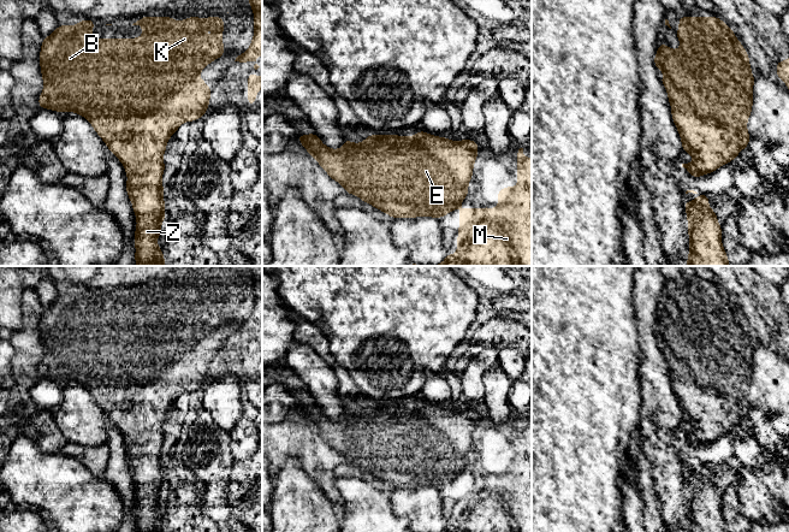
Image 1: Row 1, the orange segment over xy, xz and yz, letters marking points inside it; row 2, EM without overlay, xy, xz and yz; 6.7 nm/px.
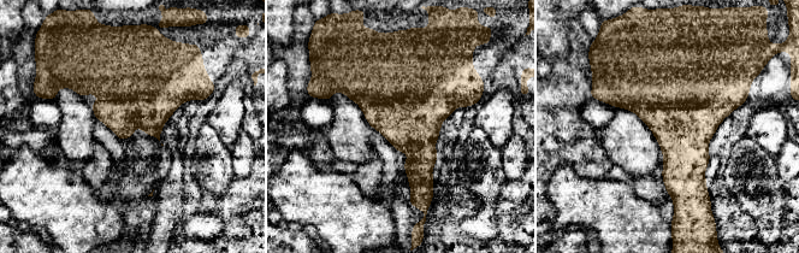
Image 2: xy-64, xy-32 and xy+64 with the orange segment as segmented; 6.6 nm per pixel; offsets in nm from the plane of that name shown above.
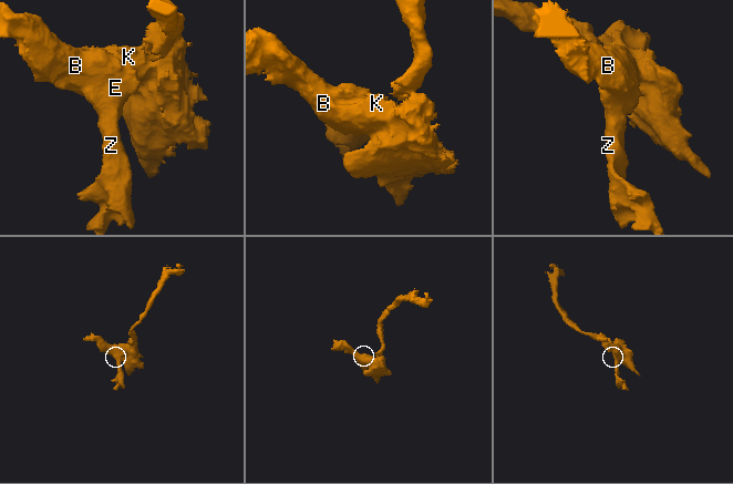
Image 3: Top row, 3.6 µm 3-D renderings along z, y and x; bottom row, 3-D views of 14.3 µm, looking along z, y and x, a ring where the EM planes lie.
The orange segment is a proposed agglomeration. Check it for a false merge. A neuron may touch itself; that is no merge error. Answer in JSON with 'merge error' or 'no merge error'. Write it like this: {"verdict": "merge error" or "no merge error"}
{"verdict": "no merge error"}

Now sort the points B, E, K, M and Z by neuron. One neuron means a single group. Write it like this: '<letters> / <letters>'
B E K M Z

